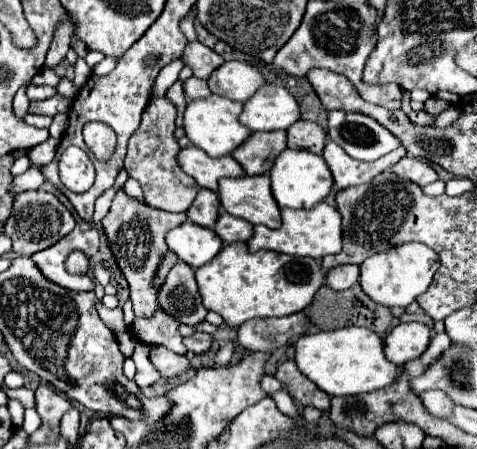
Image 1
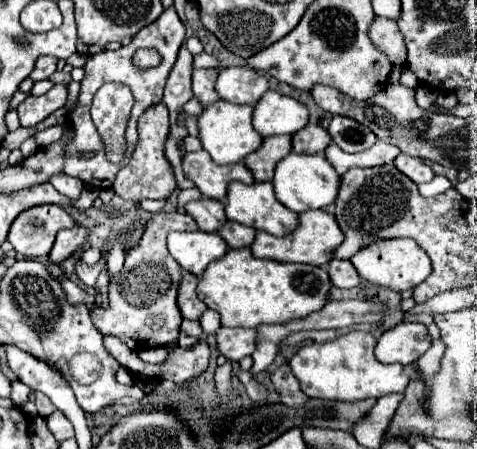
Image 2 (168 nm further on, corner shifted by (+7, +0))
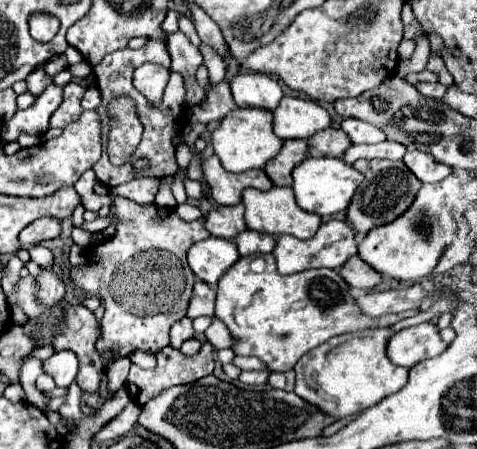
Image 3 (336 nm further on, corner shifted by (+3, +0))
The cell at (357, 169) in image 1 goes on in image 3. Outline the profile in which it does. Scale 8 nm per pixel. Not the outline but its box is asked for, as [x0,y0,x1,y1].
[342,142,406,164]

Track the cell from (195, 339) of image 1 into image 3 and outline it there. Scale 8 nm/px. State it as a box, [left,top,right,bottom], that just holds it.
[126,342,214,406]

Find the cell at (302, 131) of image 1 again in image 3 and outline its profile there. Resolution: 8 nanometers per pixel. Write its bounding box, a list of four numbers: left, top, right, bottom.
[308,128,350,158]

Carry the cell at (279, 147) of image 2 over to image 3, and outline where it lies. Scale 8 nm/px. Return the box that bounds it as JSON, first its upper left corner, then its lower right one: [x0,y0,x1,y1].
[264,140,306,186]

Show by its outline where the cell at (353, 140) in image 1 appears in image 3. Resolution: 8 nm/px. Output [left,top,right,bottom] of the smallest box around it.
[342,118,386,144]

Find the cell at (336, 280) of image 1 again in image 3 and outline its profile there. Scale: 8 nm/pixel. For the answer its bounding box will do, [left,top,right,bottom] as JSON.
[340,256,380,290]

